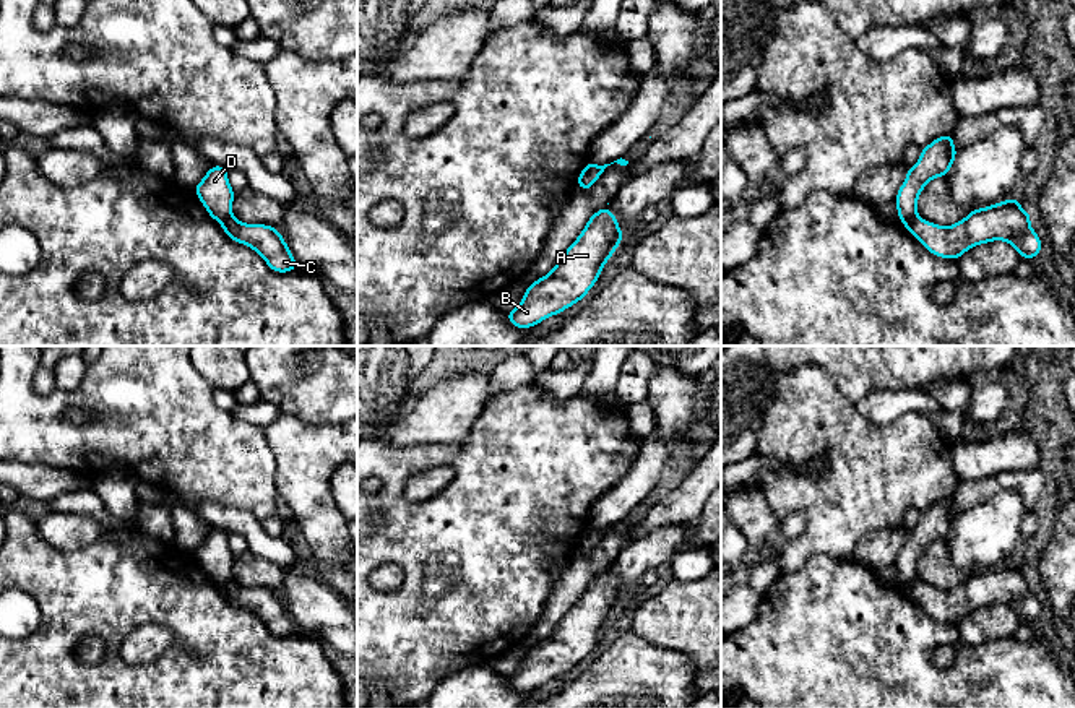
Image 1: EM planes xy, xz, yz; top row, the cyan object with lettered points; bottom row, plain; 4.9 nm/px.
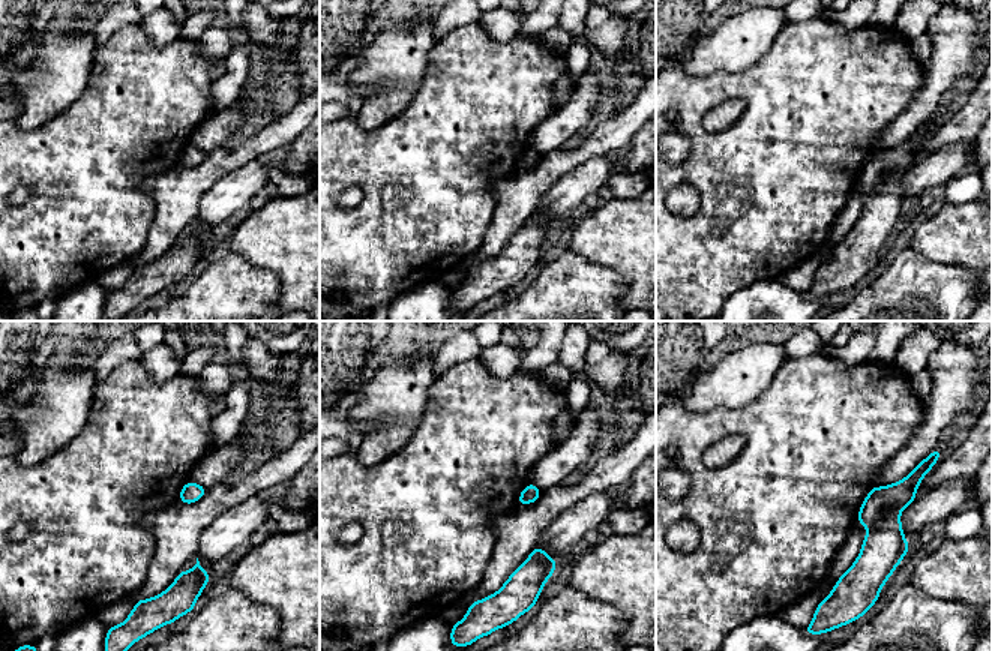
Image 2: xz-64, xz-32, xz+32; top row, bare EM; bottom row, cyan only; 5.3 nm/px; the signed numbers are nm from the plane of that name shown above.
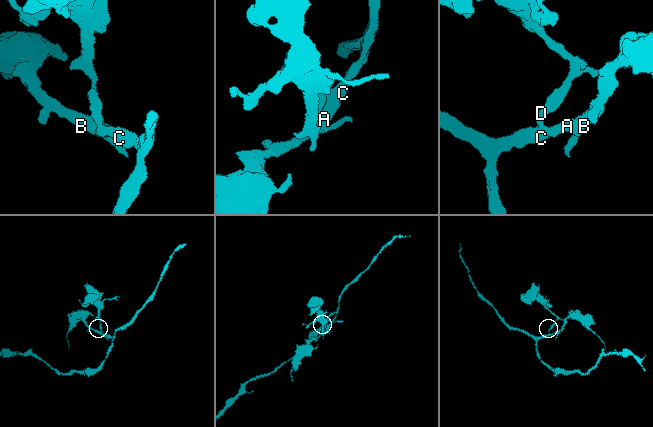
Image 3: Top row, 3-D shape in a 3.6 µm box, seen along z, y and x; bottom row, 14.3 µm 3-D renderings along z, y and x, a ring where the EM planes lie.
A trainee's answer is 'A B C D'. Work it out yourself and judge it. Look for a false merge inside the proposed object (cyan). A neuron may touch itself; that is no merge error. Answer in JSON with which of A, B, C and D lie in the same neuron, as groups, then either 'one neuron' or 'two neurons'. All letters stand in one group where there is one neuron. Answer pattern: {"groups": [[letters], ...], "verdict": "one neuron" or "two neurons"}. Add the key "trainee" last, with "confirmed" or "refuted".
{"groups": [["A", "B", "C"], ["D"]], "verdict": "two neurons", "trainee": "refuted"}

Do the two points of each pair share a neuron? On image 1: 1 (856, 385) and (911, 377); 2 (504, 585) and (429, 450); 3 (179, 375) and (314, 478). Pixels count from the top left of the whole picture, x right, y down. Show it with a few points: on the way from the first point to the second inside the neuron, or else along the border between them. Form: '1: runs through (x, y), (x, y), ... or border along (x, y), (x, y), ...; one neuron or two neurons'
1: runs through (869, 377), (898, 377); one neuron
2: runs through (494, 548), (494, 497), (466, 470); one neuron
3: border along (262, 429), (273, 453), (275, 481); two neurons

